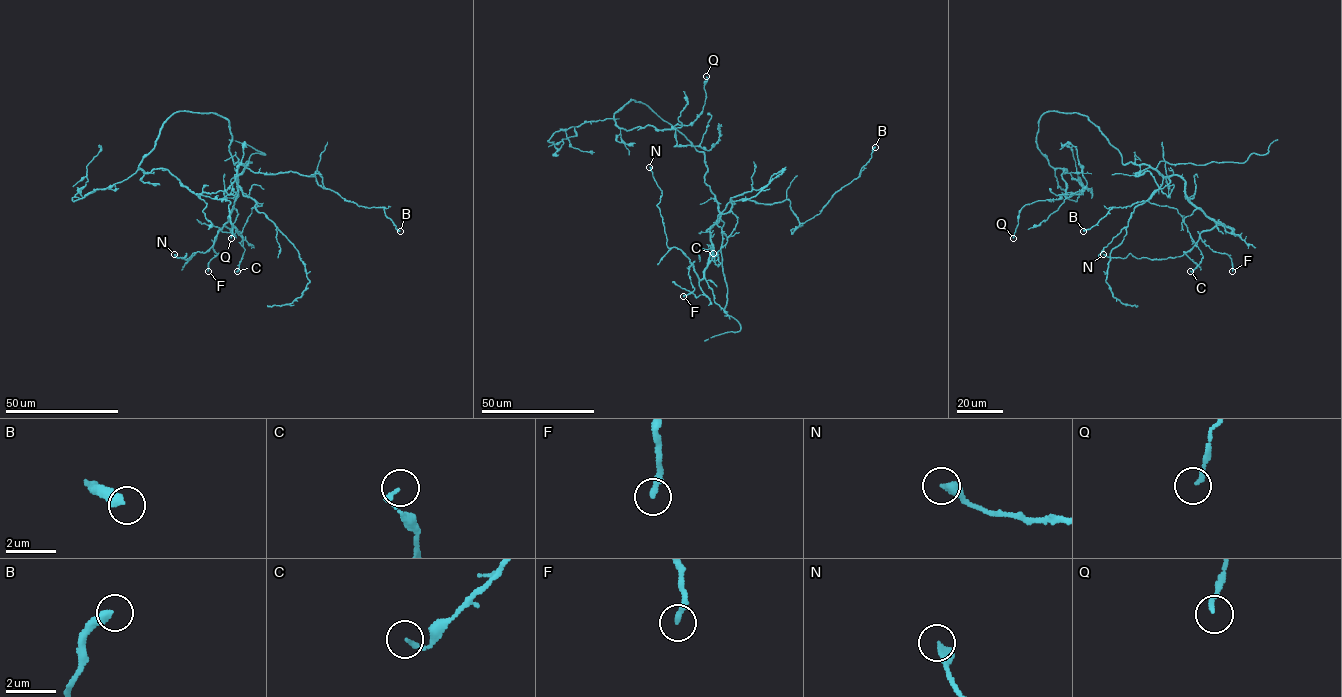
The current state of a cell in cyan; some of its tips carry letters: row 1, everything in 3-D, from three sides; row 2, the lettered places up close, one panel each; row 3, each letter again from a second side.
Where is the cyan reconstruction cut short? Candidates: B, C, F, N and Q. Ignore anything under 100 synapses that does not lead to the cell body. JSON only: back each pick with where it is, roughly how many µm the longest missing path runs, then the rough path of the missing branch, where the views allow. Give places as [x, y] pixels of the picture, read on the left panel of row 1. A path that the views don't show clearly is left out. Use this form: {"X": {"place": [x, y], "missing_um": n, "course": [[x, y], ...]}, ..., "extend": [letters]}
{"extend": []}

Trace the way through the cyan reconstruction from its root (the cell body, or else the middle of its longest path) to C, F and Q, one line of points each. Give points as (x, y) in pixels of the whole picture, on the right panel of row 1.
C: (1091, 122), (1124, 164), (1146, 164), (1162, 176), (1148, 200), (1182, 217), (1202, 256), (1190, 271)
F: (1091, 122), (1124, 164), (1146, 164), (1185, 181), (1185, 196), (1216, 223), (1200, 238), (1229, 256), (1232, 271)
Q: (1091, 122), (1076, 113), (1040, 117), (1036, 146), (1051, 166), (1067, 170), (1066, 193), (1026, 204), (1013, 238)

